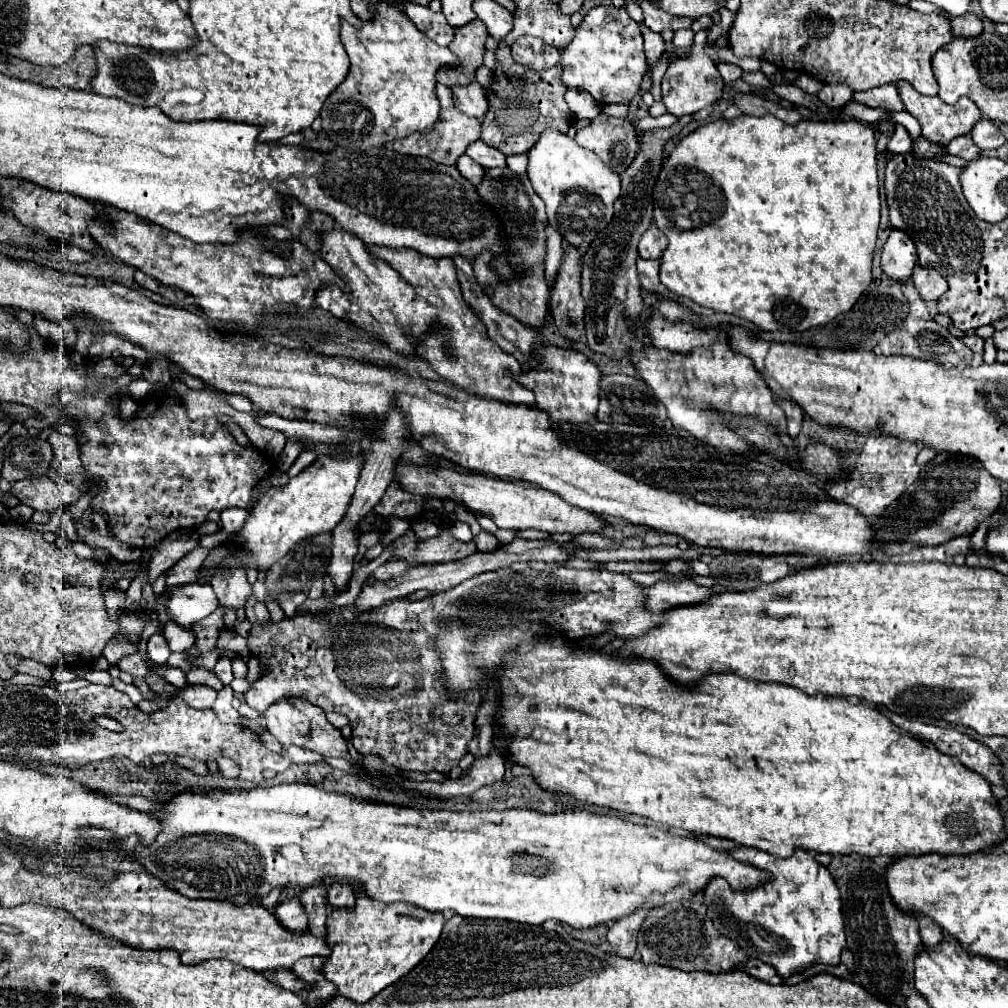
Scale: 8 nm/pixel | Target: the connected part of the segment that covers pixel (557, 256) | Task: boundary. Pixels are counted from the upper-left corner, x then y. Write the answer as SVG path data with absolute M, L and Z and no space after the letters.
M547 224L547 256L545 256L545 280L549 284L549 290L553 288L553 282L557 278L561 258L563 258L563 248L561 248L563 238Z

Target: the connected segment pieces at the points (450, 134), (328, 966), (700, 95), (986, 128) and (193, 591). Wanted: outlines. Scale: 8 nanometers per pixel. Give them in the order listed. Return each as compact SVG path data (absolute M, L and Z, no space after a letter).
M449 108L449 110L443 110L441 112L441 120L435 124L435 128L433 128L431 134L411 134L407 138L395 140L395 144L391 144L391 148L397 150L397 152L401 152L401 154L425 156L425 158L431 158L431 160L435 160L439 164L455 166L457 158L465 154L467 146L471 142L477 142L479 140L479 130L481 130L481 126L479 126L479 120L477 118L469 118L461 110Z
M359 888L355 892L355 908L335 908L331 916L327 918L327 942L331 948L331 956L325 960L323 974L327 980L331 980L337 988L339 994L345 998L351 998L353 1002L367 1002L375 994L379 994L383 988L389 984L397 982L401 976L405 976L409 970L413 970L425 956L427 952L435 946L439 940L439 934L443 930L443 914L441 912L429 912L423 908L407 906L403 902L397 904L383 904L367 898L367 894L359 894Z
M703 29L694 36L694 45L689 52L689 56L679 58L675 62L669 64L663 80L661 80L661 88L663 88L663 102L667 106L667 112L681 118L685 114L695 114L697 110L715 104L721 98L723 92L723 78L717 70L717 64L709 58L709 54L705 52L708 30Z
M981 118L973 130L971 130L973 142L981 148L981 150L997 150L999 146L1005 144L1003 134L999 132L999 128L989 120L989 118Z
M207 582L177 584L167 588L167 612L183 628L193 628L199 620L219 608L215 592Z

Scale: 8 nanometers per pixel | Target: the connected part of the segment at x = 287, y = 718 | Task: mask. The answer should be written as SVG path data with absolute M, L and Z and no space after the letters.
M289 698L287 702L281 700L277 704L273 704L265 714L263 714L263 724L265 728L279 740L279 744L283 748L299 746L299 748L307 748L313 752L319 752L323 756L337 756L337 758L347 758L347 740L343 738L343 734L329 724L329 720L325 718L325 712L319 710L317 706L313 706L311 702L303 700L303 698Z

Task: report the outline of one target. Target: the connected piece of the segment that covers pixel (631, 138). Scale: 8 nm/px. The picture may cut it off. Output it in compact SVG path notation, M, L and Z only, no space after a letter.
M599 114L583 130L577 130L575 142L595 152L607 168L617 174L625 172L637 154L637 134L631 124L621 118Z

